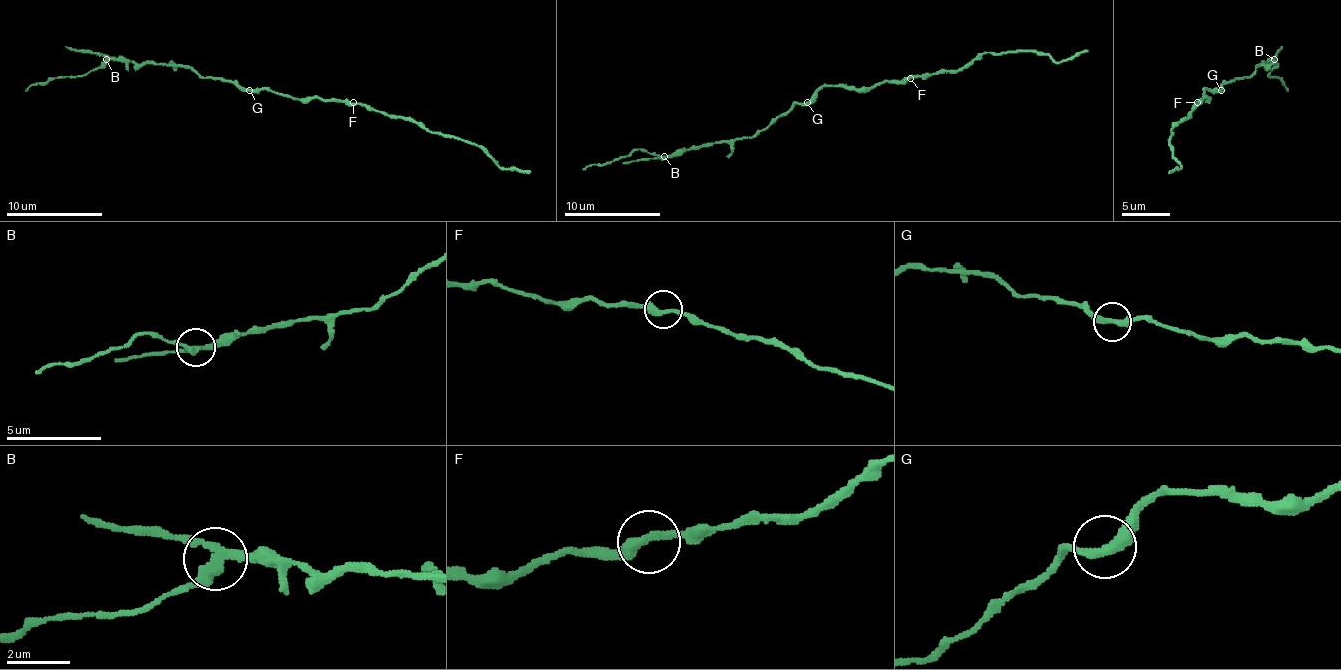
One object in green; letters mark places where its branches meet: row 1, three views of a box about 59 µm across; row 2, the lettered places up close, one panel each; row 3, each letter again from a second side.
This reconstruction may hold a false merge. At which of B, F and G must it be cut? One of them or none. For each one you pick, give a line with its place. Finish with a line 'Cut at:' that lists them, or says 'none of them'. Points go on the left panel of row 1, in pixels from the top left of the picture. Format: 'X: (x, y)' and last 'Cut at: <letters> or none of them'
B: (106, 59)
Cut at: B

